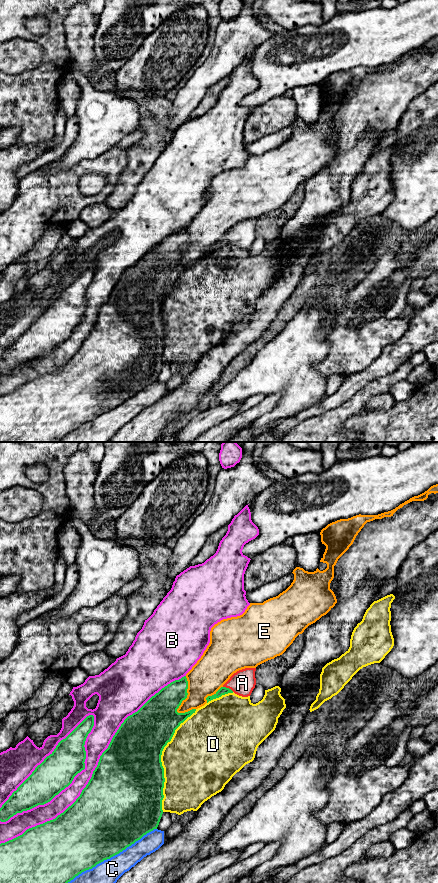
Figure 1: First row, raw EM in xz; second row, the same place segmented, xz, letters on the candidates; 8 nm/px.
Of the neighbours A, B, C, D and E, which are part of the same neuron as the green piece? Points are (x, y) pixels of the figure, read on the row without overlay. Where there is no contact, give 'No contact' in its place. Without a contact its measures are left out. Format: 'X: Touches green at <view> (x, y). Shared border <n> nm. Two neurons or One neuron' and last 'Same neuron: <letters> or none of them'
A: Touches green at xz (228, 240). Shared border 100 nm. One neuron
B: Touches green at xz (70, 335). Shared border 1150 nm. Two neurons
C: Touches green at xz (108, 410). Shared border 900 nm. Two neurons
D: Touches green at xz (160, 312). Shared border 850 nm. Two neurons
E: Touches green at xz (187, 246). Shared border 320 nm. Two neurons
Same neuron: A

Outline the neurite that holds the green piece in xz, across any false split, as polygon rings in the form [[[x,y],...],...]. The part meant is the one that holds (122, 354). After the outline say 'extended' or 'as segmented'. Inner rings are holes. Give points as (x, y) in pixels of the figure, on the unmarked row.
[[[184,228],[152,248],[121,276],[88,336],[71,358],[55,371],[0,396],[0,442],[61,442],[82,424],[157,381],[163,366],[162,303],[180,276],[196,263],[177,264],[187,250],[187,241]]]; as segmented

